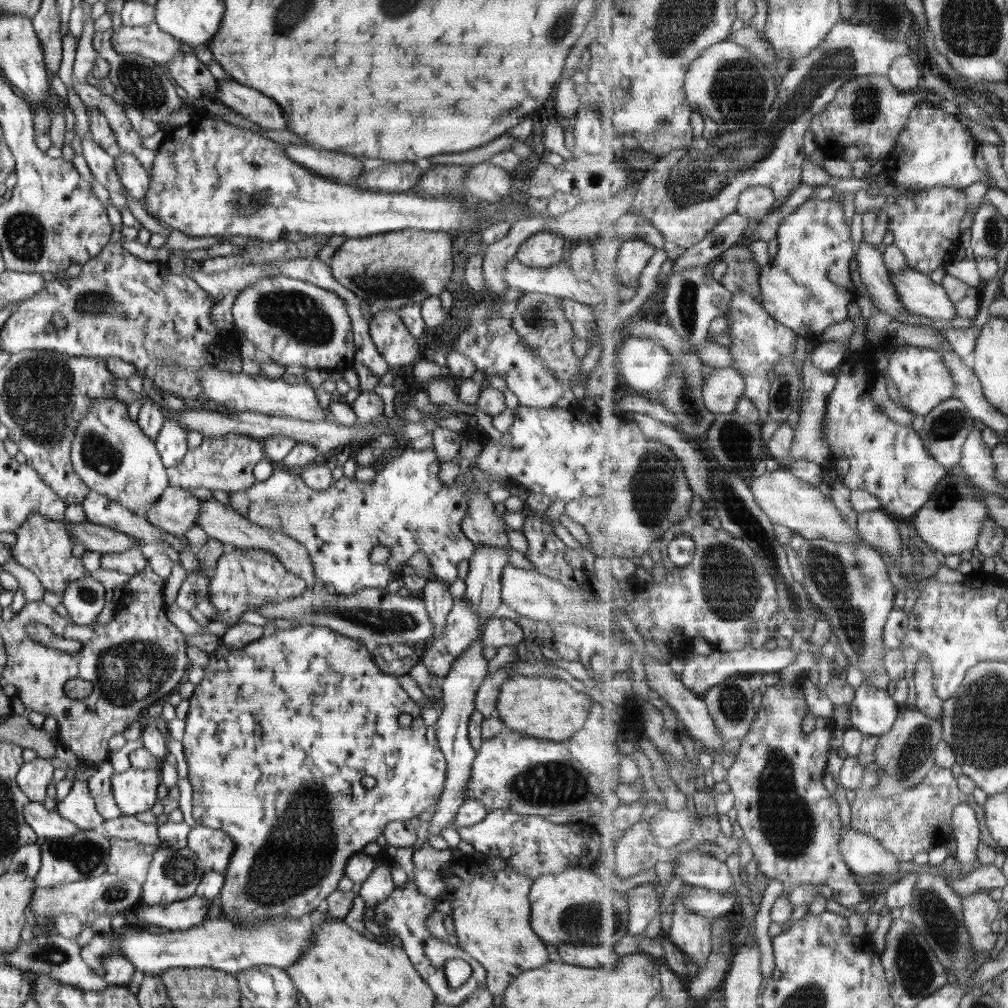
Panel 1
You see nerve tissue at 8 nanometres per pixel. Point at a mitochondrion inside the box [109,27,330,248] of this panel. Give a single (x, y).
(142, 84)

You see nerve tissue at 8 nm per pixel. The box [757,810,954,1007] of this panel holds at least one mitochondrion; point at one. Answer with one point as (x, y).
(914, 964)

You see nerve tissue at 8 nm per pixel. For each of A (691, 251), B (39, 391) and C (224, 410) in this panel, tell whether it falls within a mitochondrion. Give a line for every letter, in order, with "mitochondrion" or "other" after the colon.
A: other
B: mitochondrion
C: other

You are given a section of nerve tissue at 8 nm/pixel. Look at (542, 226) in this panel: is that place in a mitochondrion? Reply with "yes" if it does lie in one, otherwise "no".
no

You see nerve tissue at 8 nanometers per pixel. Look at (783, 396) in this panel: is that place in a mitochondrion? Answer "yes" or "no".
yes

